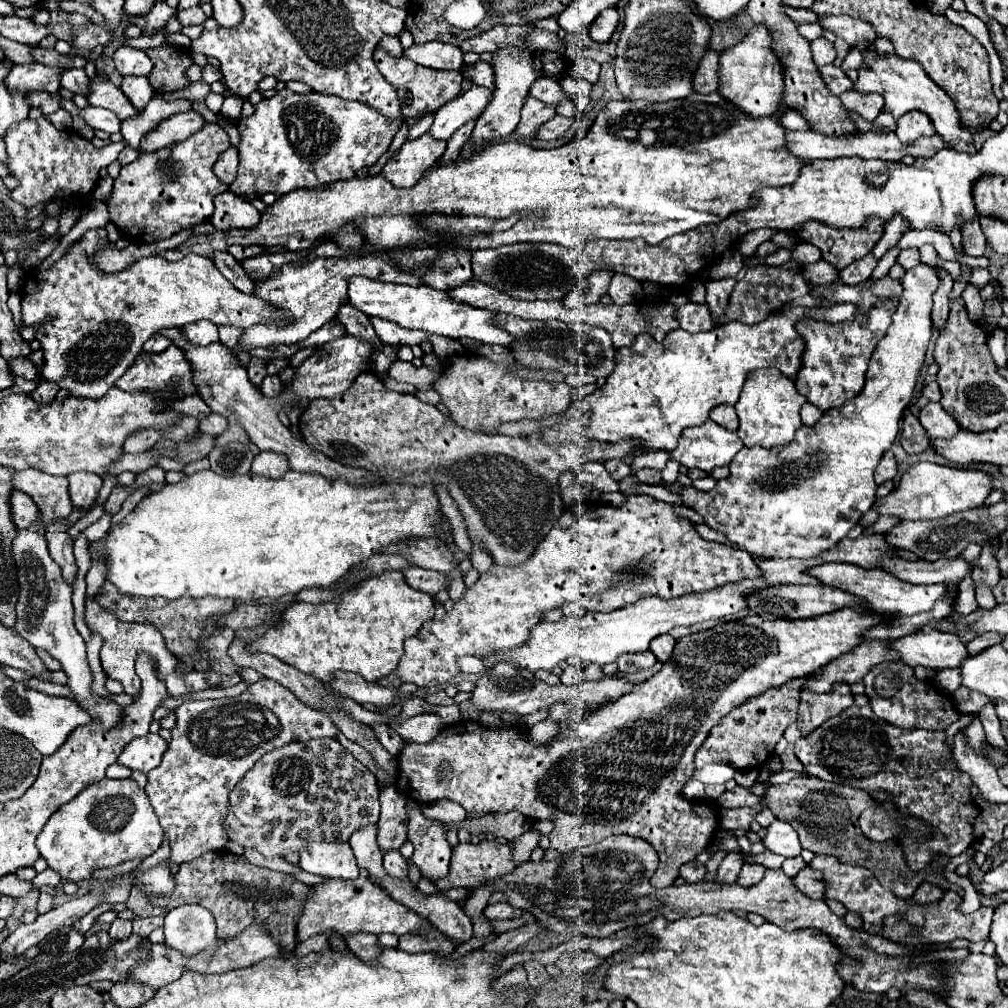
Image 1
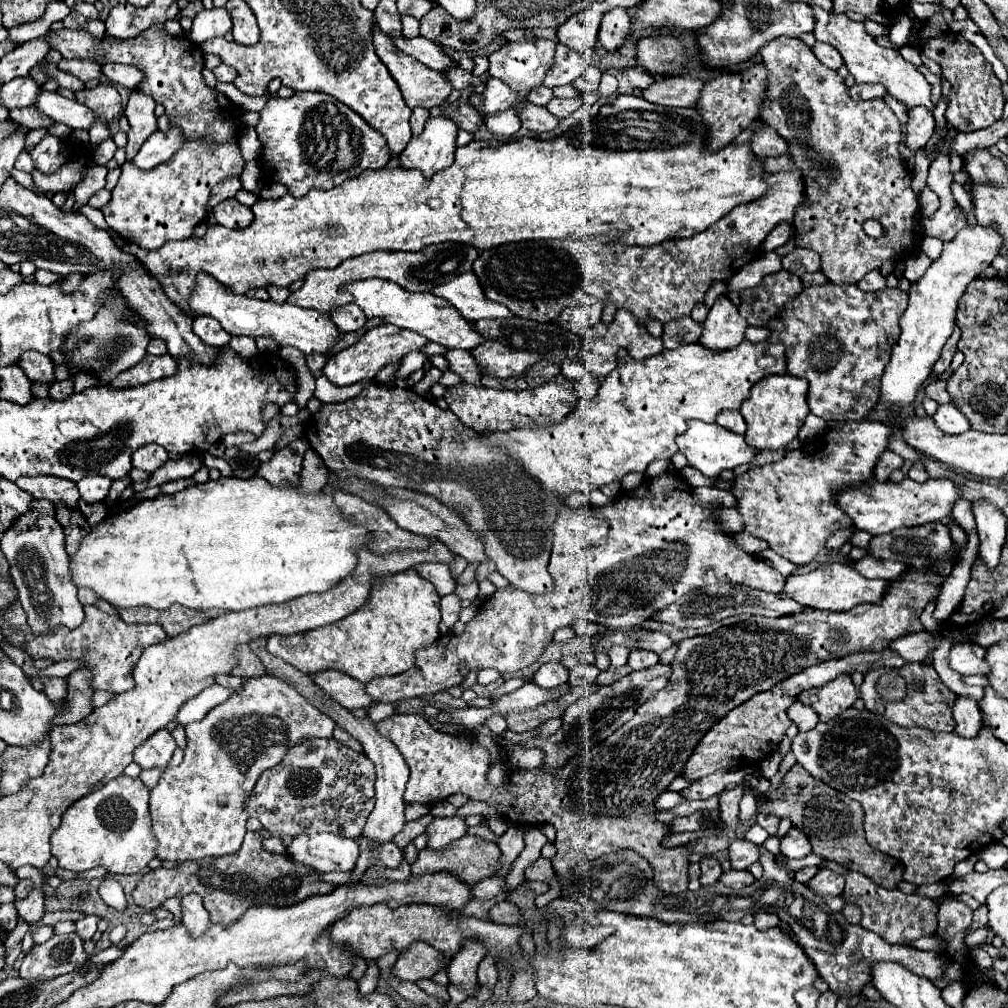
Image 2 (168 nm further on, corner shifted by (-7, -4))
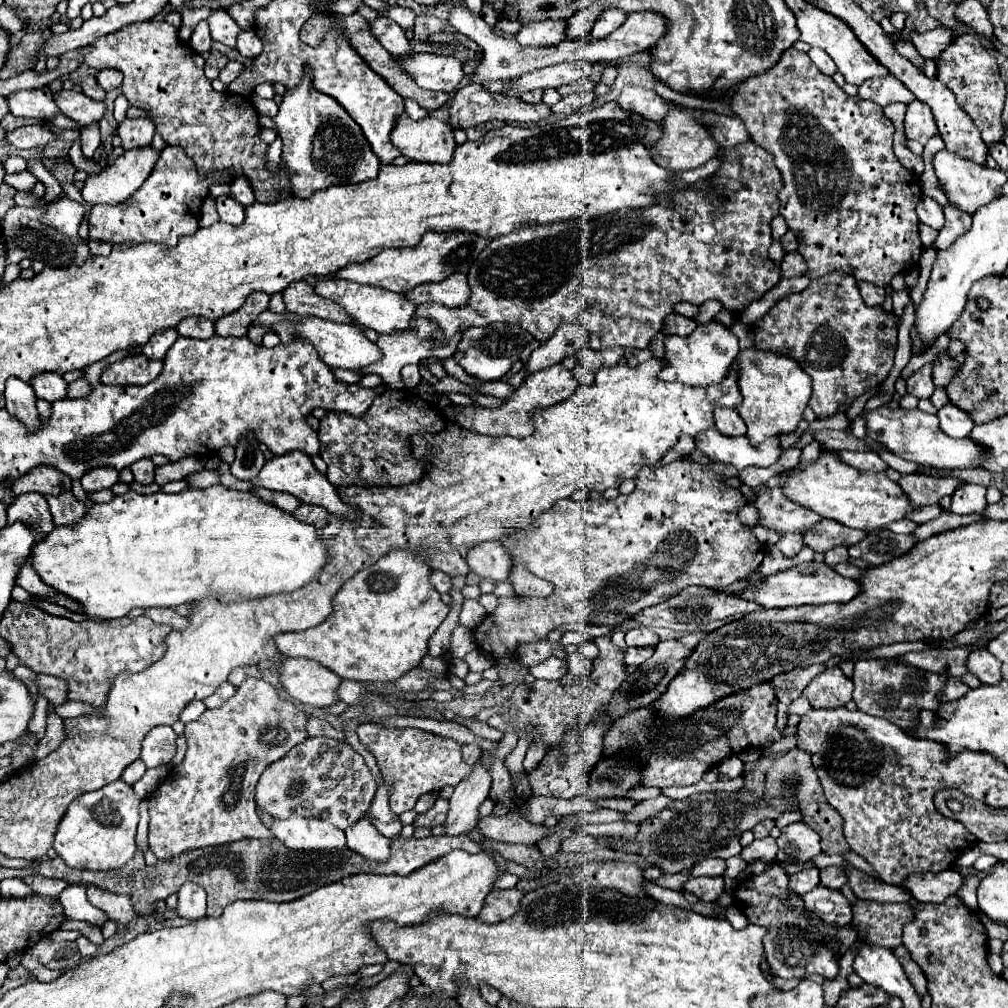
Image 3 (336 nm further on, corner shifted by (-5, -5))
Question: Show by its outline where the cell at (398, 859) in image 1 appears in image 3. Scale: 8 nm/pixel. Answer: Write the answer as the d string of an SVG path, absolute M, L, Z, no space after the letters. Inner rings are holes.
M367 816L357 820L353 828L347 828L345 836L347 836L347 846L359 852L363 858L375 860L375 862L389 860L391 840L385 838L381 832L377 832L377 828L371 824Z

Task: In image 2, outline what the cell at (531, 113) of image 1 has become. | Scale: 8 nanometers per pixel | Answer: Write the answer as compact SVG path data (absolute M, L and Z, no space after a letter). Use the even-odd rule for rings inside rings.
M581 95L579 97L575 97L575 99L551 99L547 105L545 105L545 109L549 111L549 113L553 113L555 117L559 117L559 119L565 119L565 117L569 117L575 109L579 109L581 107Z

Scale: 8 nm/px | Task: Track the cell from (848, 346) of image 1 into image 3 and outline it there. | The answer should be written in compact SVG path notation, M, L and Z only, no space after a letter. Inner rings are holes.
M829 272L829 276L811 280L811 284L803 292L779 298L777 304L753 324L753 334L755 348L783 352L797 358L799 366L811 376L813 396L809 400L809 406L813 408L817 418L829 418L837 412L839 404L851 404L863 392L877 388L889 376L897 346L897 324L893 312L885 314L881 306L865 306L863 298L859 296L857 280L845 272Z

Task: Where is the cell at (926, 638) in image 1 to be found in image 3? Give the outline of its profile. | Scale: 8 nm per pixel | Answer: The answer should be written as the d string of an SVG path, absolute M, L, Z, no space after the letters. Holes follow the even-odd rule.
M981 648L981 650L973 650L971 656L969 656L969 662L967 662L967 668L971 674L975 674L983 684L997 684L1001 682L1001 664L999 660L987 650L987 648Z

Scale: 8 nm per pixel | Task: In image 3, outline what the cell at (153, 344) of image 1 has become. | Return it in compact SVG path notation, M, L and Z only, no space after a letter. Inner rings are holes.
M167 330L167 332L155 332L155 336L149 338L149 342L143 346L143 354L153 360L163 360L167 350L173 346L173 342L179 338L177 330Z

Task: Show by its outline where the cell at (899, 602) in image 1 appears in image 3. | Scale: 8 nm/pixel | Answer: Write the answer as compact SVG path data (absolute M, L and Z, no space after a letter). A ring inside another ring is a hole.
M803 562L789 570L771 574L763 578L763 584L755 588L745 588L739 596L745 600L753 600L763 608L789 608L789 606L803 606L803 604L829 604L829 602L849 602L859 594L859 582L851 578L843 578L833 572L823 562Z

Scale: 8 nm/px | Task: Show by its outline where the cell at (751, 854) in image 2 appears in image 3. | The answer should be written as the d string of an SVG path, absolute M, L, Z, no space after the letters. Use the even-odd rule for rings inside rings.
M767 836L763 840L753 840L747 848L743 848L741 858L745 862L753 862L753 860L761 860L761 862L773 862L777 854L777 844L775 838Z

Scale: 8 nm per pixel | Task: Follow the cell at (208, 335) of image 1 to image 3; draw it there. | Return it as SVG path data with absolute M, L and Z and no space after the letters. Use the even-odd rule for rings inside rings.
M191 316L191 318L183 318L179 322L179 334L187 336L187 338L211 338L215 334L215 324L207 318L201 316Z

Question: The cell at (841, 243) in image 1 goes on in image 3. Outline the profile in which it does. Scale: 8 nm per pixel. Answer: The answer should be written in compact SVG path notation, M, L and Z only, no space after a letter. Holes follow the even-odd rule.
M789 48L787 52L783 52L781 60L777 66L773 66L771 70L767 70L763 76L753 76L749 78L745 84L741 84L741 88L737 90L737 94L733 94L731 98L731 110L743 120L751 140L755 144L759 144L761 148L765 148L769 154L773 154L773 162L775 166L781 170L781 178L783 178L783 188L779 190L779 210L781 216L785 218L787 226L791 230L795 230L799 234L799 254L805 258L807 262L807 272L805 276L809 276L811 280L825 276L833 270L841 270L841 272L849 272L855 276L855 280L859 282L871 282L875 286L889 286L891 278L903 270L909 270L913 266L917 266L923 244L919 238L919 230L917 230L917 214L915 214L915 206L921 200L921 182L917 182L917 176L913 172L909 172L907 168L903 168L899 164L899 160L893 154L893 124L883 116L883 110L879 104L871 102L871 100L863 100L859 96L847 96L831 76L821 74L815 64L811 64L811 58L807 54L797 52L795 48Z

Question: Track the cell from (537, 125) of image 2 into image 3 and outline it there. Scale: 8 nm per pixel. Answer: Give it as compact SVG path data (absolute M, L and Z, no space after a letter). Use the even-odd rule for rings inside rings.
M469 84L465 88L459 88L451 100L449 106L449 126L451 128L471 128L483 122L493 122L493 120L503 120L503 122L523 122L523 124L537 124L539 120L547 118L551 114L549 106L539 102L539 104L527 104L523 100L507 100L501 92L489 92L479 84Z

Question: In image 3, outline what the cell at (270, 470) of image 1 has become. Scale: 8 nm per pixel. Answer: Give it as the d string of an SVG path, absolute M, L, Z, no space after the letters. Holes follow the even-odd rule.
M293 450L289 454L275 456L275 458L267 460L265 466L261 468L261 472L251 482L253 482L253 488L263 486L263 488L269 488L273 492L289 492L295 498L299 498L301 502L323 506L327 512L333 512L337 516L355 516L357 514L357 508L353 508L353 506L349 508L345 502L341 502L337 488L327 480L327 476L323 476L315 470L311 458L301 450Z

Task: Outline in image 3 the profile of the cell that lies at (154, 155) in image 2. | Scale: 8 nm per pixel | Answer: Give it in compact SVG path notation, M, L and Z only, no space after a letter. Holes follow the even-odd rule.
M139 148L139 150L127 150L123 156L119 156L113 164L105 166L99 174L89 174L85 180L85 186L81 190L83 200L91 206L95 204L121 204L123 200L129 200L131 194L149 178L155 160L159 158L159 152L155 152L153 148Z

